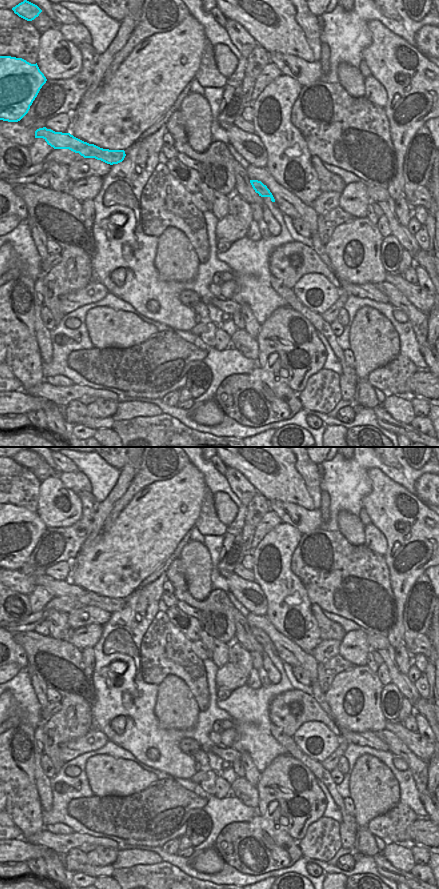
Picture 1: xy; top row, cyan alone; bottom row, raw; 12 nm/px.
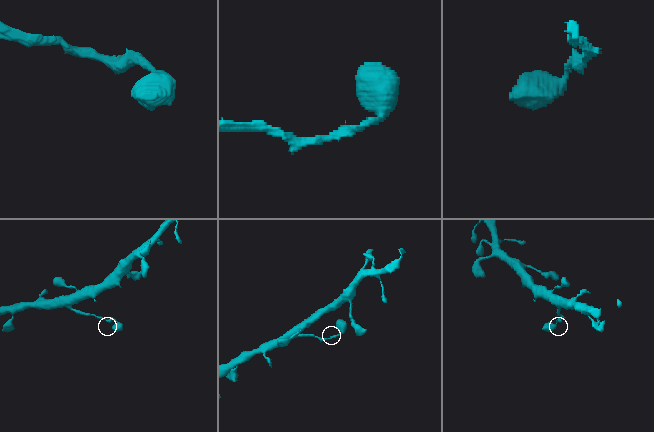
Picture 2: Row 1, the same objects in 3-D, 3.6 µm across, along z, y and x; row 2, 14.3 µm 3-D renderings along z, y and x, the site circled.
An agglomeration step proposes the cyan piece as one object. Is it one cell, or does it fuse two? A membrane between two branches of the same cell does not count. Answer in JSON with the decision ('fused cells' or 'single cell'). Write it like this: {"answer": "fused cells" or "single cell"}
{"answer": "single cell"}

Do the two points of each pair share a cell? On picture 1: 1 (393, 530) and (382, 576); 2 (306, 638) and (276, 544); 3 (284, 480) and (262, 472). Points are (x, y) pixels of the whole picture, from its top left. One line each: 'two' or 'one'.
1: two
2: one
3: one

